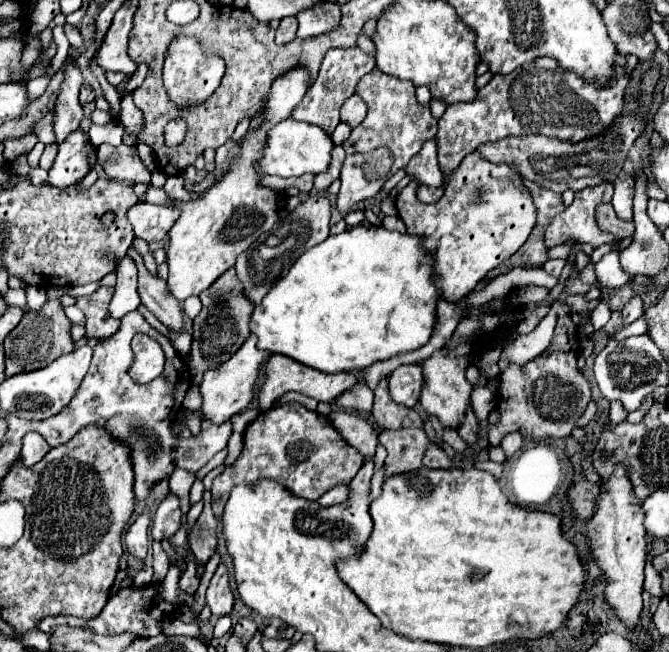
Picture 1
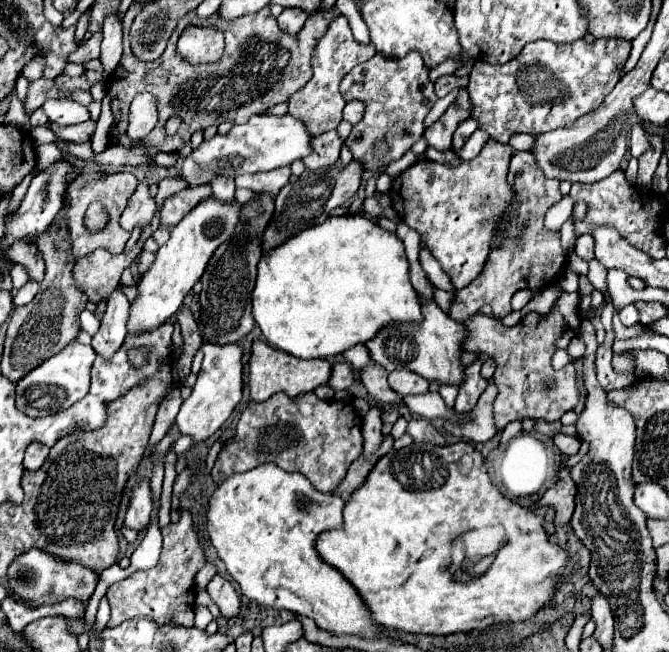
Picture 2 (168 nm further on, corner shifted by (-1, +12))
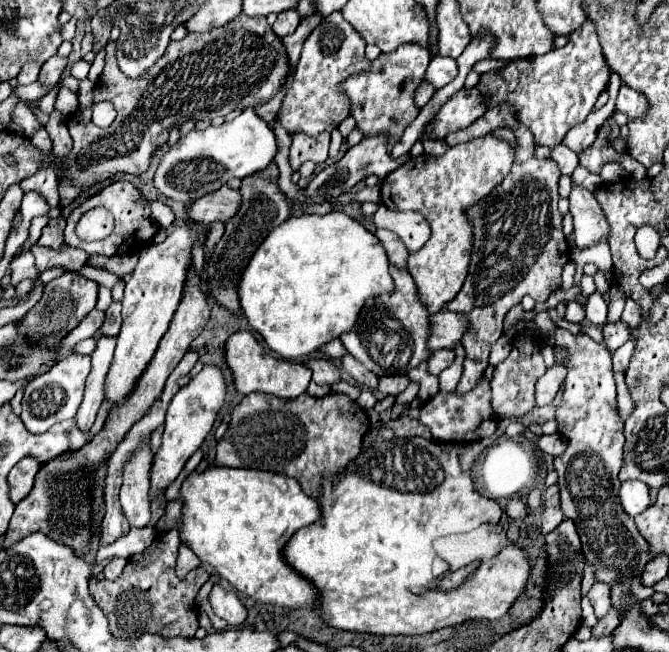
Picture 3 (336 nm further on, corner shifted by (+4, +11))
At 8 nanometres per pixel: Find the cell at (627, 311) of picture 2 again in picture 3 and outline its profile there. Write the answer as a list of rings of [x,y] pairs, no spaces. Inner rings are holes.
[[[618,321],[614,325],[604,325],[602,335],[604,335],[606,349],[610,349],[610,353],[614,353],[620,345],[624,345],[628,341],[628,331],[630,331],[630,327],[622,321]]]

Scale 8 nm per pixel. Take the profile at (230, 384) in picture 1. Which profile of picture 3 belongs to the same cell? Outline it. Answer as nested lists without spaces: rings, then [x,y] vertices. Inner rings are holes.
[[[204,365],[202,371],[198,375],[194,375],[190,379],[190,383],[186,387],[182,387],[166,413],[166,429],[162,435],[162,445],[154,455],[154,463],[150,469],[150,501],[154,501],[162,491],[166,491],[166,487],[180,475],[180,471],[184,469],[184,463],[190,459],[190,455],[204,443],[206,435],[210,433],[214,419],[224,403],[226,397],[226,383],[222,377],[222,371],[218,367],[212,365]]]

